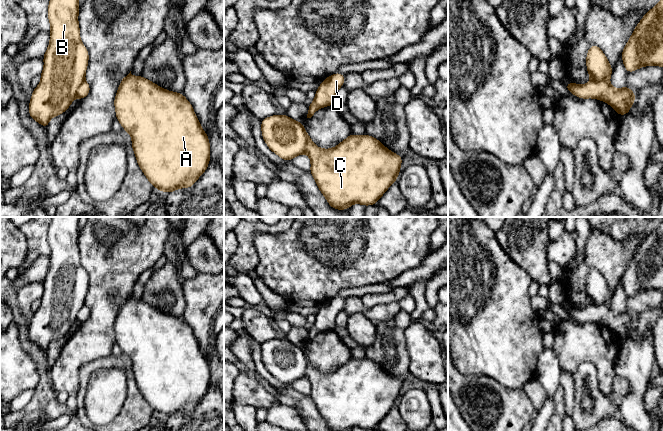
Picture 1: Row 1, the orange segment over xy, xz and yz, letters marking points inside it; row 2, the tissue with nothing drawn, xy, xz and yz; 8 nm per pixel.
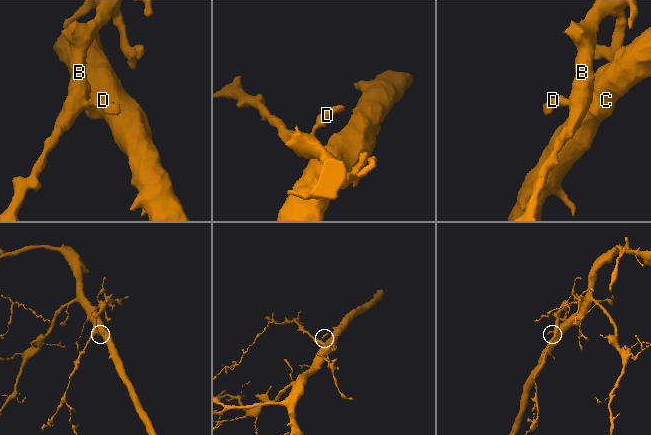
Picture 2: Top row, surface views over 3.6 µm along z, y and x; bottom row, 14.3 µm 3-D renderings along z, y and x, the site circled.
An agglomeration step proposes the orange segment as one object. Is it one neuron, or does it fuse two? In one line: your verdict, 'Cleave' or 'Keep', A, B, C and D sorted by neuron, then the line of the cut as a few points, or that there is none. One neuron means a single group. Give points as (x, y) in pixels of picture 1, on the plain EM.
Cleave. Groups: A C D / B. Split along xz (305, 356), (306, 376)

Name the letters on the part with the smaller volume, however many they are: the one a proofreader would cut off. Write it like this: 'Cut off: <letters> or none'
Cut off: B

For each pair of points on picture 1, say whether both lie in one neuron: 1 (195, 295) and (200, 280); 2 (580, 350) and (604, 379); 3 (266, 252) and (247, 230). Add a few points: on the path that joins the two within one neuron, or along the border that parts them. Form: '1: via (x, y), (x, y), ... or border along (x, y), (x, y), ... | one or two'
1: via (199, 291), (200, 284) | one
2: via (589, 352), (604, 367), (604, 370) | one
3: border along (277, 233), (255, 234), (254, 247), (258, 261) | two

